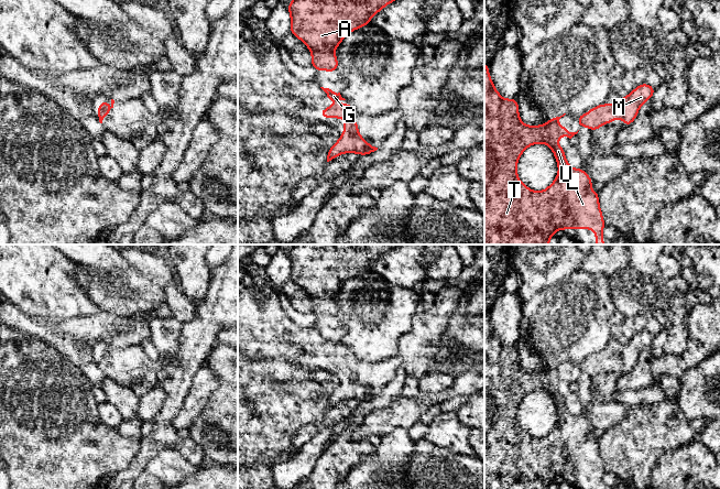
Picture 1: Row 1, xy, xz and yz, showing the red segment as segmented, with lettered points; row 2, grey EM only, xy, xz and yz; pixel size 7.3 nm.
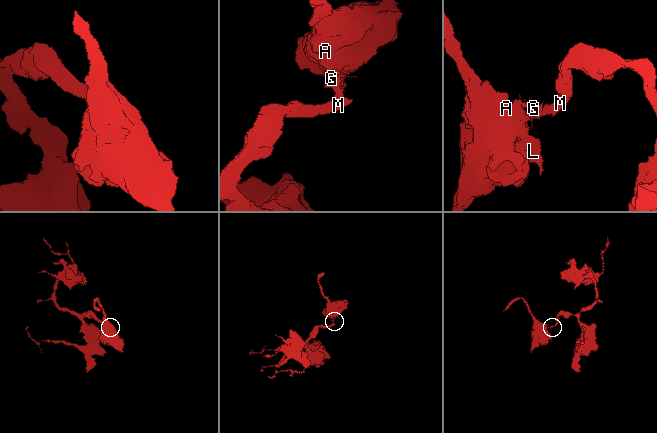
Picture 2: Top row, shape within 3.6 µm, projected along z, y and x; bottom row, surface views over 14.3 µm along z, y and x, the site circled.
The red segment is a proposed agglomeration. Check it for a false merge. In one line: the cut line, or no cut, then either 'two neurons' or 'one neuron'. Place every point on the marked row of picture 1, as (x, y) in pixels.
cut yz (620, 101), (617, 117); two neurons

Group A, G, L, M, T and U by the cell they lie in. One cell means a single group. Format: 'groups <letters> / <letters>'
groups A G L T U / M

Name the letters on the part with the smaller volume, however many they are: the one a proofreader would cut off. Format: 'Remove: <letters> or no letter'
Remove: A, G, L, T, U

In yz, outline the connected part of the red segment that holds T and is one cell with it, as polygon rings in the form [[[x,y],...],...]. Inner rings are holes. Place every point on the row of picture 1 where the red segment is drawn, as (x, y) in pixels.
[[[484,63],[484,244],[549,244],[549,238],[554,236],[558,229],[592,229],[596,235],[596,244],[604,244],[602,229],[606,227],[606,225],[600,209],[598,192],[590,189],[593,181],[582,169],[572,169],[569,166],[565,157],[565,149],[561,149],[558,144],[558,139],[561,135],[571,139],[575,134],[578,133],[578,131],[568,132],[565,126],[560,127],[558,124],[559,119],[565,115],[566,113],[560,117],[549,119],[546,123],[542,126],[525,126],[520,119],[519,104],[516,98],[504,99],[501,97],[497,88],[493,86],[492,79],[489,75],[489,65]],[[534,143],[544,143],[548,145],[552,149],[558,164],[558,175],[556,176],[555,181],[546,189],[541,192],[532,191],[527,186],[525,186],[520,181],[516,173],[516,165],[520,156],[526,148],[533,145]]]

